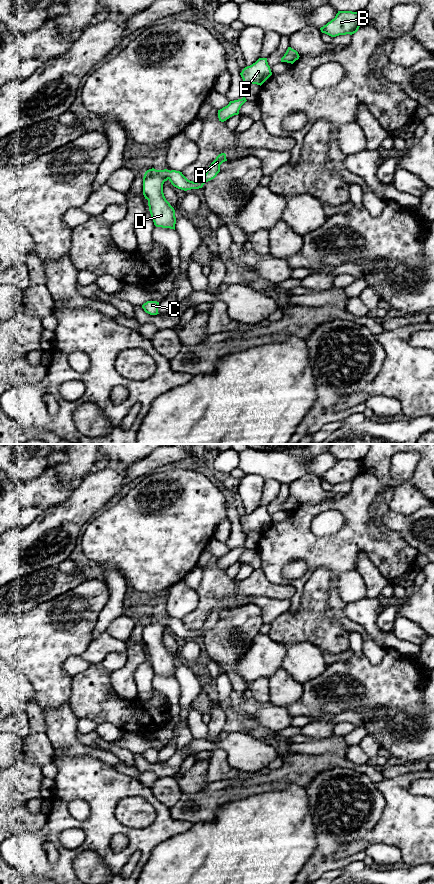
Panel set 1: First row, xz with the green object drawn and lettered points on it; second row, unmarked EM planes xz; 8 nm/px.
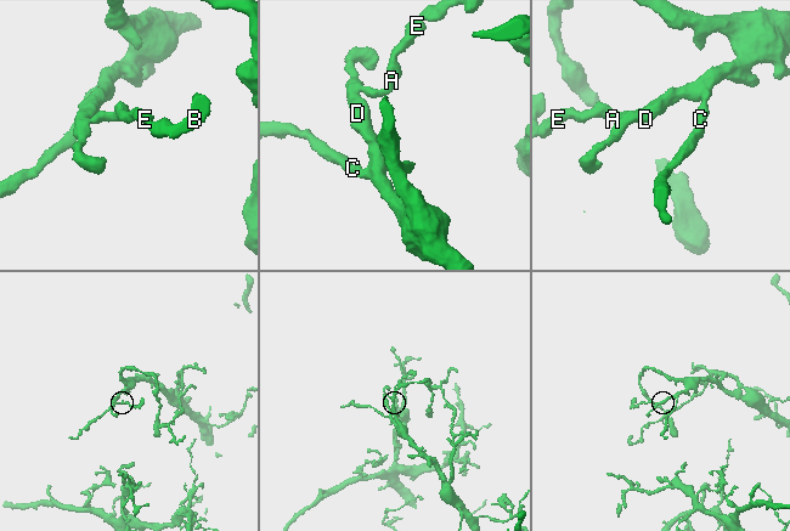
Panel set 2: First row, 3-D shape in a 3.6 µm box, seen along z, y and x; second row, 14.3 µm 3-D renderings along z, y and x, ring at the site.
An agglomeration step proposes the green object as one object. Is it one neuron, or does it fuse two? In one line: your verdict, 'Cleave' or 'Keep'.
Keep

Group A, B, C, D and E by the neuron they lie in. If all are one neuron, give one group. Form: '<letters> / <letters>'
A B C D E

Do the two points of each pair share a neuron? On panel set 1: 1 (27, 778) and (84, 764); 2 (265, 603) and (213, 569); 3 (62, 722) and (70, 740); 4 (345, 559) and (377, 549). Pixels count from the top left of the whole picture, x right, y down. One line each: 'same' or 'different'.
1: different
2: same
3: same
4: same

